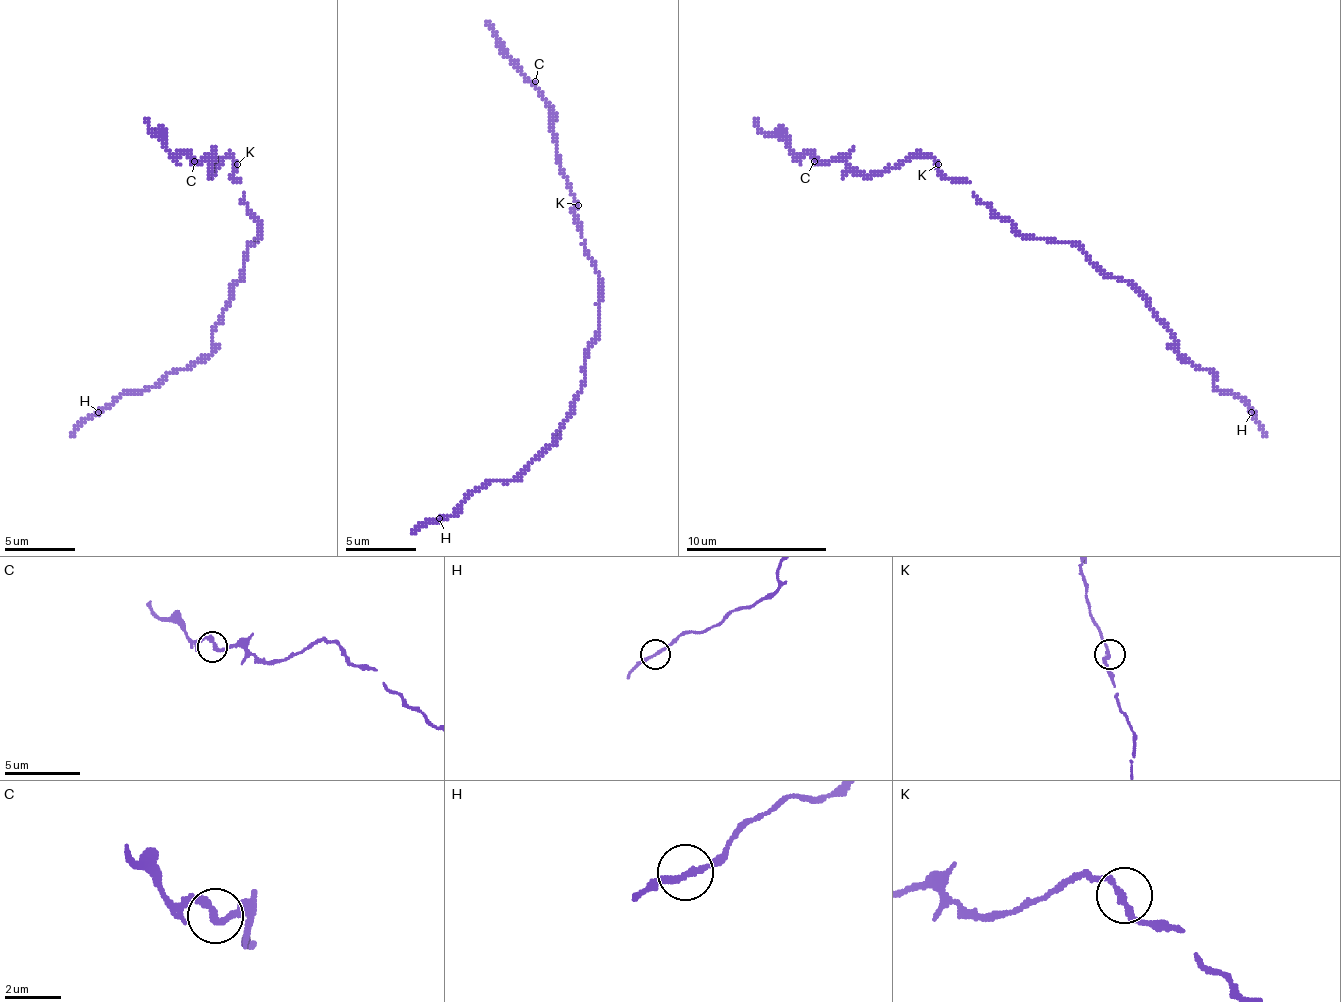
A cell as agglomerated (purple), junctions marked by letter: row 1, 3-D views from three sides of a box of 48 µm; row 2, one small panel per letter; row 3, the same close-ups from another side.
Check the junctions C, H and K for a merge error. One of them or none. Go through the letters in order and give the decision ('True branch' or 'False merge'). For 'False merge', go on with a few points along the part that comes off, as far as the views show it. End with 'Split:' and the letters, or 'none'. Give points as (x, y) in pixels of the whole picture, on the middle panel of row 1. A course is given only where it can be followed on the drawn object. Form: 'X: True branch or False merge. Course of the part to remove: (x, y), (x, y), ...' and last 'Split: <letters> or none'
C: True branch
H: True branch
K: True branch
Split: none

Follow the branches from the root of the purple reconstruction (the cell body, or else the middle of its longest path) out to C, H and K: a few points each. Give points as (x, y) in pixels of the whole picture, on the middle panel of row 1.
C: (599, 314), (599, 272), (585, 247), (574, 194), (557, 159), (549, 103), (535, 81)
H: (599, 314), (599, 336), (585, 357), (581, 392), (553, 442), (511, 480), (486, 480), (440, 519)
K: (599, 314), (599, 272), (581, 237), (581, 223), (574, 212), (578, 205)

